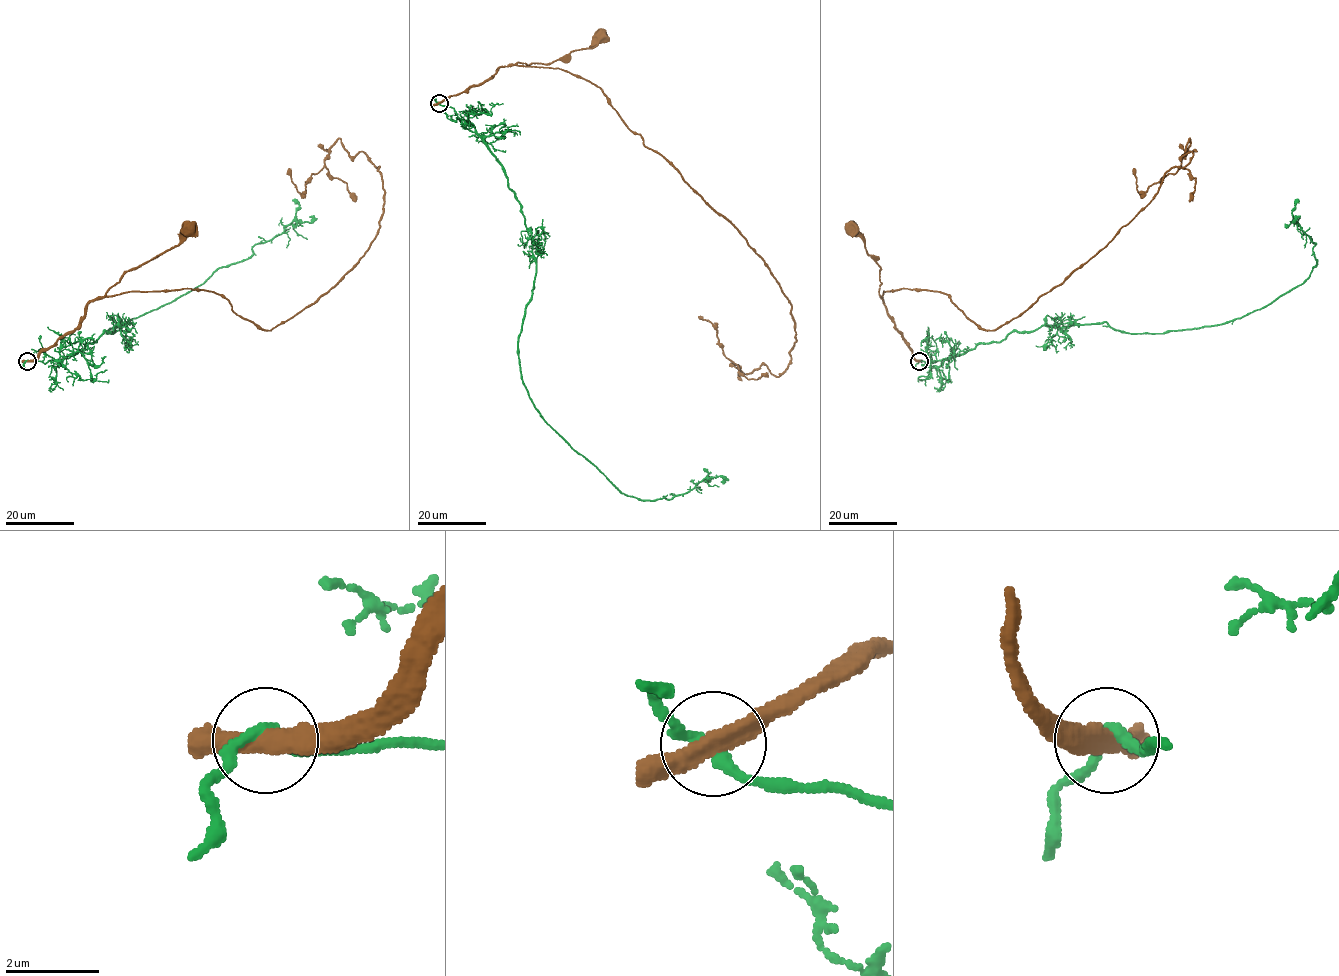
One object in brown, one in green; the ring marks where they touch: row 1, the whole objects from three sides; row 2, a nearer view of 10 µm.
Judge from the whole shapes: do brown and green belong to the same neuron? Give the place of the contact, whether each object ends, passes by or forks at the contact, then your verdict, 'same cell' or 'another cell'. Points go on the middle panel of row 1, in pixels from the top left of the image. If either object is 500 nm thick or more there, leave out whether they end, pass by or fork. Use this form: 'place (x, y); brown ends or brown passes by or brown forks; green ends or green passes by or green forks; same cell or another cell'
place (439, 103); brown passes by; green passes by; another cell

